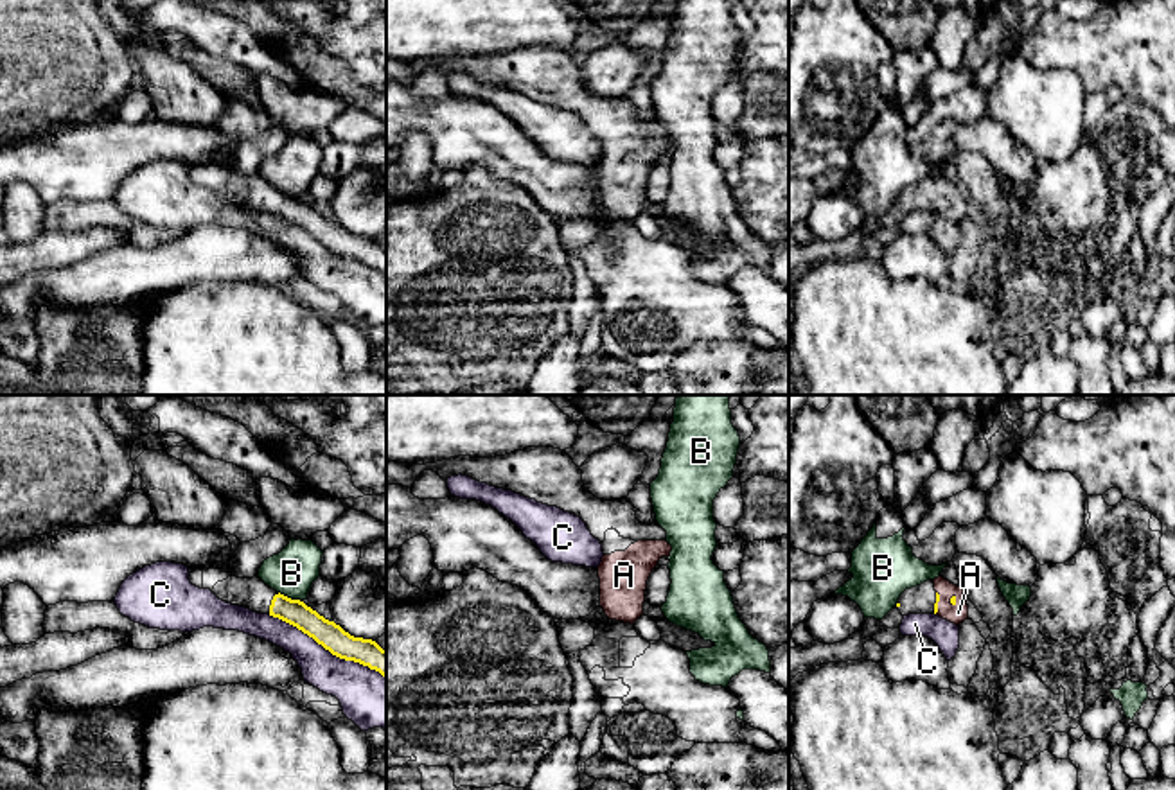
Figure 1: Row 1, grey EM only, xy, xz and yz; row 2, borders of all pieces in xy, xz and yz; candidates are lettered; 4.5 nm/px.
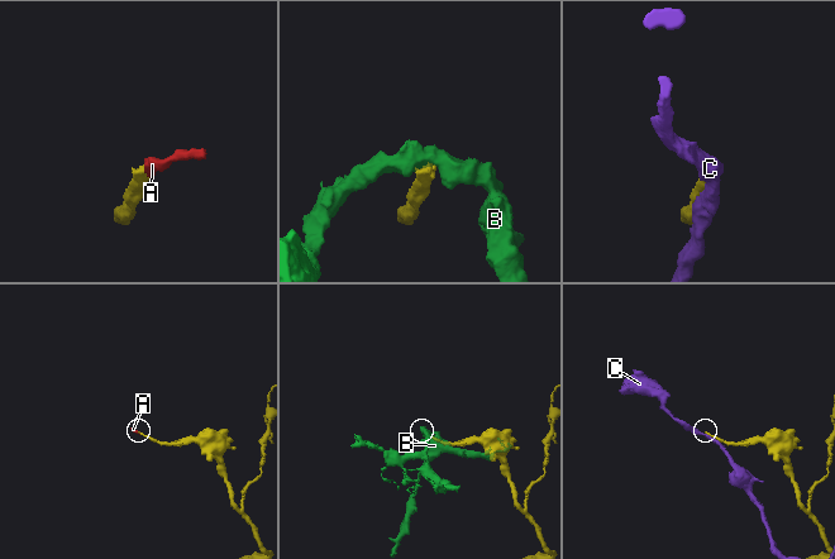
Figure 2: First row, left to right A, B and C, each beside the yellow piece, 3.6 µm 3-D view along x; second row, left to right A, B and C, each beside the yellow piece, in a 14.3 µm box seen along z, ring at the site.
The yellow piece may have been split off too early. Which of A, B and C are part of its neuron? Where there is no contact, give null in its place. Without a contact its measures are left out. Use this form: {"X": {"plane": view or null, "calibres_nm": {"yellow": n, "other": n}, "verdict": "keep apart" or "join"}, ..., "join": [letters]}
{"A": {"plane": "yz", "calibres_nm": {"yellow": 20, "other": 90}, "verdict": "join"}, "B": {"plane": "xy", "calibres_nm": {"yellow": 120, "other": 200}, "verdict": "keep apart"}, "C": {"plane": "xy", "calibres_nm": {"yellow": 120, "other": 220}, "verdict": "keep apart"}, "join": ["A"]}

